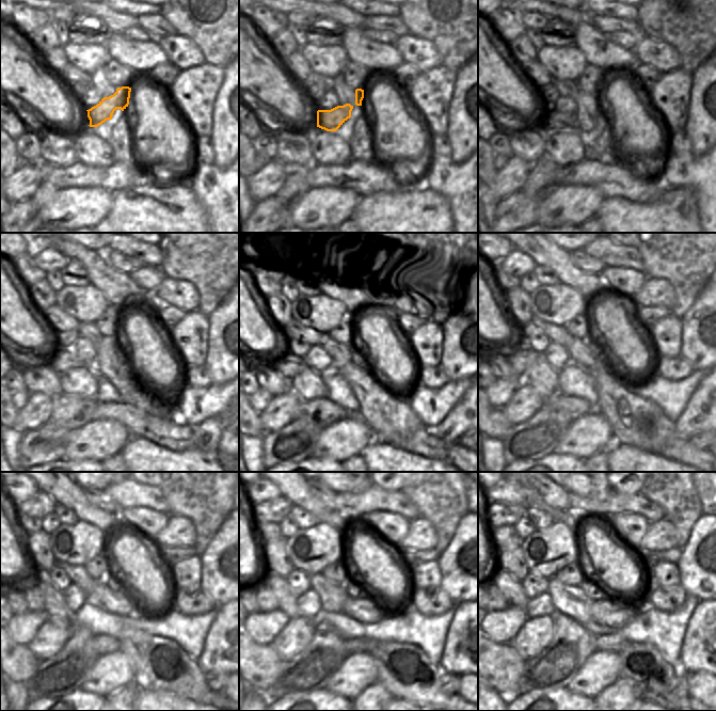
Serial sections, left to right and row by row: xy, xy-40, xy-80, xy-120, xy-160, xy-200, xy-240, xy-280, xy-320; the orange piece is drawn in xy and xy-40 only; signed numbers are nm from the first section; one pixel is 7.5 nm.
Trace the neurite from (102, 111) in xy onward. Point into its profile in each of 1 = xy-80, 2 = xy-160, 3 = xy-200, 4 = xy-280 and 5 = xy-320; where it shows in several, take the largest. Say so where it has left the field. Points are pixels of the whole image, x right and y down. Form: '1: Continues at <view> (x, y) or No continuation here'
1: Continues at xy-80 (554, 121)
2: Continues at xy-160 (289, 364)
3: Continues at xy-200 (518, 359)
4: Continues at xy-280 (267, 602)
5: Continues at xy-320 (499, 601)

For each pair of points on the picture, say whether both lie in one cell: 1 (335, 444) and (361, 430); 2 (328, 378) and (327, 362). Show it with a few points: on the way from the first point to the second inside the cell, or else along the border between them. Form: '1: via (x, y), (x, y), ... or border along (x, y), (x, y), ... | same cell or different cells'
1: via (341, 440), (354, 435) | same cell
2: border along (330, 368), (319, 373) | different cells

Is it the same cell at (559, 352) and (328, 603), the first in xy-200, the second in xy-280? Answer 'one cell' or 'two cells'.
two cells

